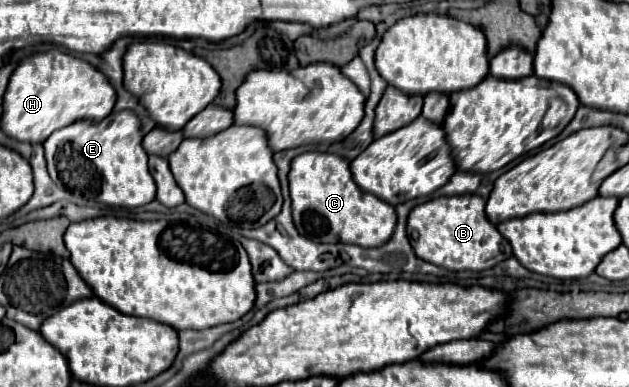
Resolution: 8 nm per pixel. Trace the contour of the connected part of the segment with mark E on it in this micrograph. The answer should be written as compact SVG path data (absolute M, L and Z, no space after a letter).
M119 111L109 113L103 121L87 121L79 119L59 131L55 131L45 143L45 159L49 177L53 183L75 197L79 197L79 205L93 205L93 203L105 203L105 205L121 205L121 207L139 207L155 199L155 181L149 173L147 165L147 153L141 147L141 129L139 119L133 111Z

